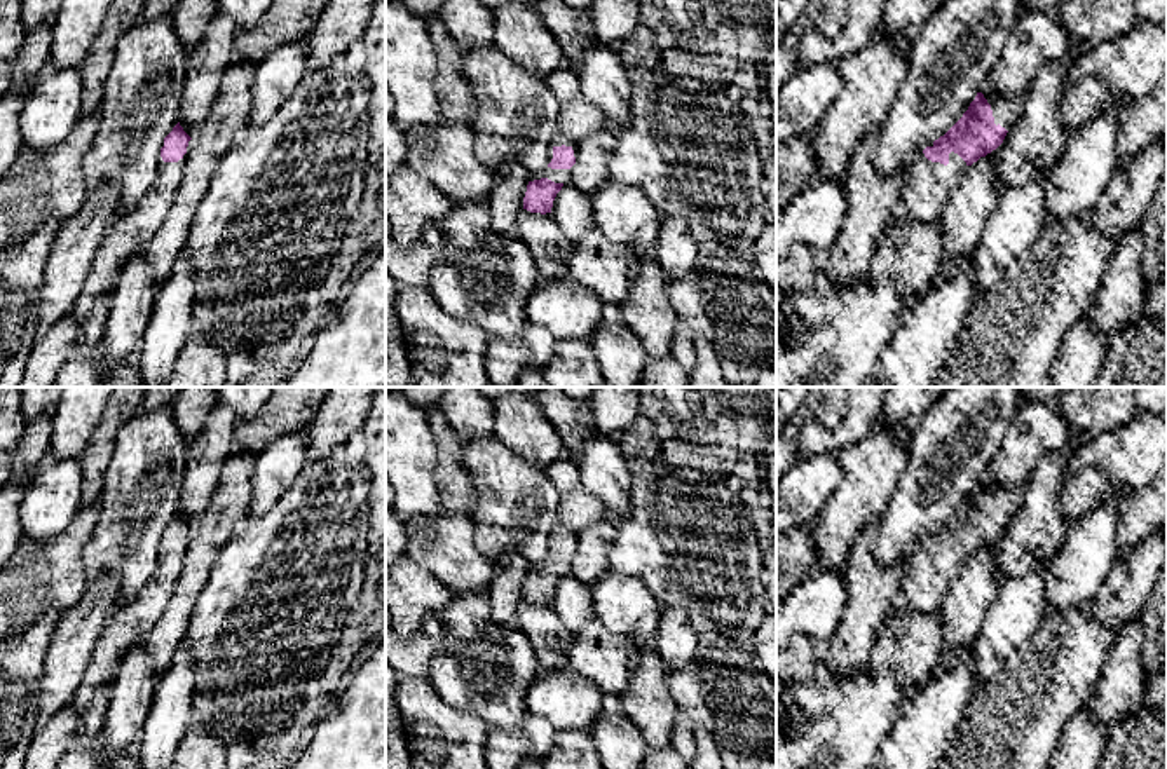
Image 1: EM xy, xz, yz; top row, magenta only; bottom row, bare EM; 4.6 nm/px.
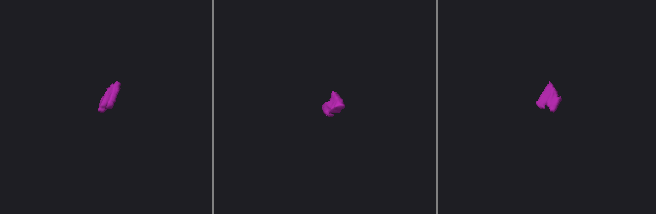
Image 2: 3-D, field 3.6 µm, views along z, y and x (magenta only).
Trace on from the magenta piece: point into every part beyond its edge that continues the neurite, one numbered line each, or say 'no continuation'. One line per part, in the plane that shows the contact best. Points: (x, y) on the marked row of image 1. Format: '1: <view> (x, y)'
1: xz (559, 140)
2: yz (1005, 117)

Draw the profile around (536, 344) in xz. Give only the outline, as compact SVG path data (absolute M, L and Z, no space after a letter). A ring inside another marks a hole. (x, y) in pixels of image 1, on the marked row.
M529 321L516 338L488 335L487 375L494 387L516 387L525 370L541 370L555 356L555 345L544 326Z

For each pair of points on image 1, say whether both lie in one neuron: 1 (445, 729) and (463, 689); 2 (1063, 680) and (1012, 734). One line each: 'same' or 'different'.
1: different
2: same

